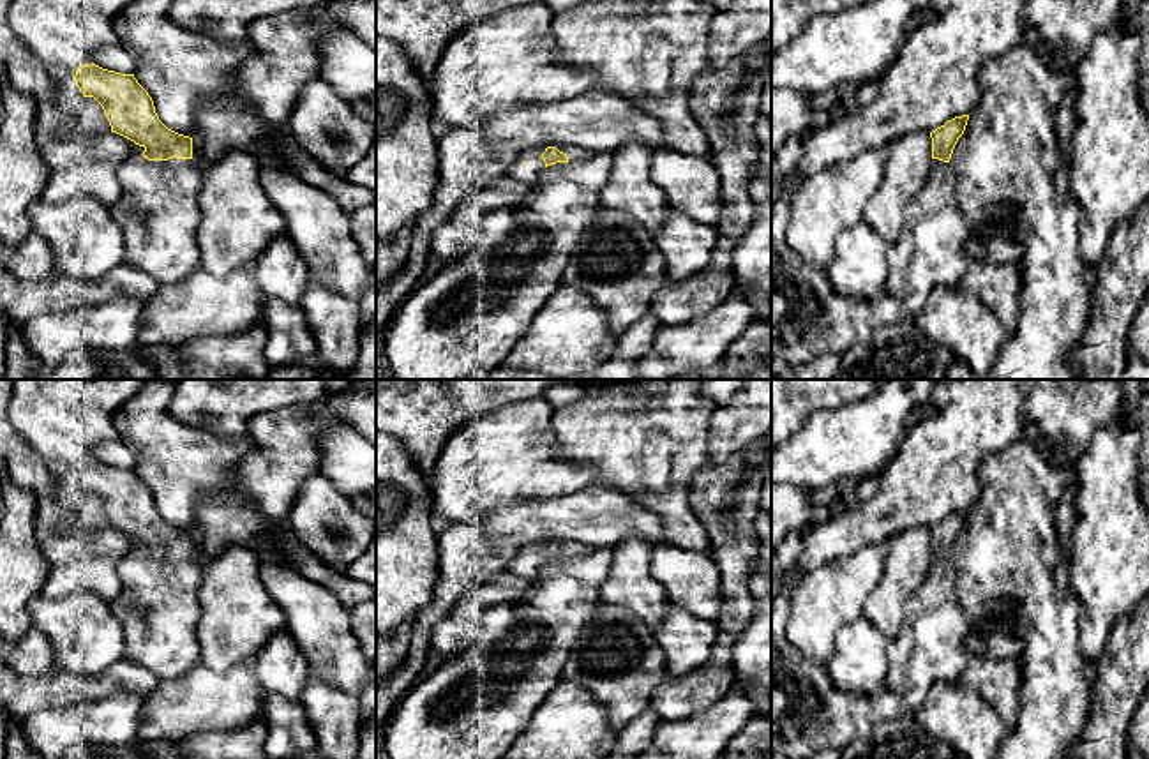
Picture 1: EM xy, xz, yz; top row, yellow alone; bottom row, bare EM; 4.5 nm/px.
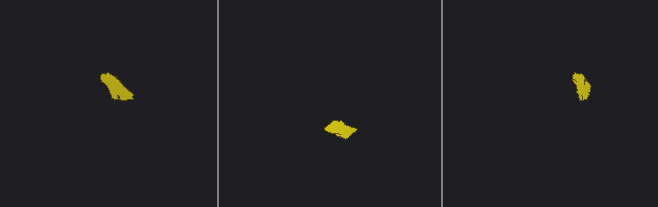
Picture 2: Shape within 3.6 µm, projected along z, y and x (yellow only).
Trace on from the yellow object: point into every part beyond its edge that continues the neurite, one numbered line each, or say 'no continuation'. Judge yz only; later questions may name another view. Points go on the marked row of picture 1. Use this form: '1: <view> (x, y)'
1: yz (931, 251)

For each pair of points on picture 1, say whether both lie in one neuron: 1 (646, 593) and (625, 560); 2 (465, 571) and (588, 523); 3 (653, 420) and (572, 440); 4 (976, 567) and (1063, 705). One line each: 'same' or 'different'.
1: same
2: same
3: same
4: same

